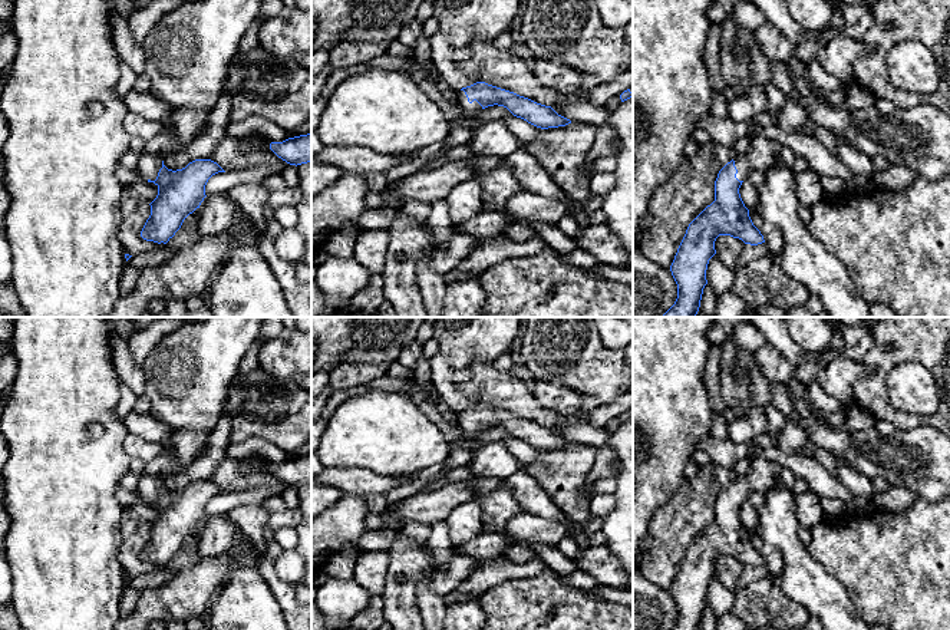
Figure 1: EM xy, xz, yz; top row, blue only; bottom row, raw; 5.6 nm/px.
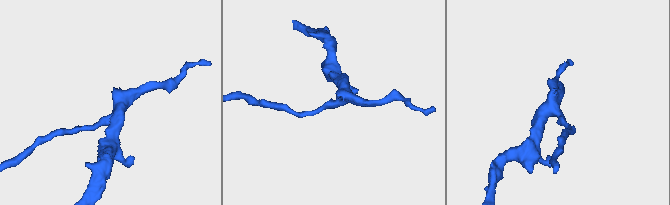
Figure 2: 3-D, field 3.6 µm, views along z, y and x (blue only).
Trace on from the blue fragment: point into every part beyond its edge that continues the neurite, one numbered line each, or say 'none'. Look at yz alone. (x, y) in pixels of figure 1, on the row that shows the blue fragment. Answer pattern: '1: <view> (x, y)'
1: yz (762, 152)

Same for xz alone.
1: xz (469, 109)

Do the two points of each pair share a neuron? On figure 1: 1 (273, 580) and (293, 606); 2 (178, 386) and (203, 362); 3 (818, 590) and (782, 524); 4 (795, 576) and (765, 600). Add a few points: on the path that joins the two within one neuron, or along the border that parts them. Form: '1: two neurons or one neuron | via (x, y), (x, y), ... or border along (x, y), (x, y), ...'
1: one neuron | via (277, 586), (287, 600)
2: one neuron | via (184, 381), (197, 368)
3: one neuron | via (802, 574), (797, 557), (785, 540)
4: two neurons | border along (778, 577), (781, 589), (805, 609)

